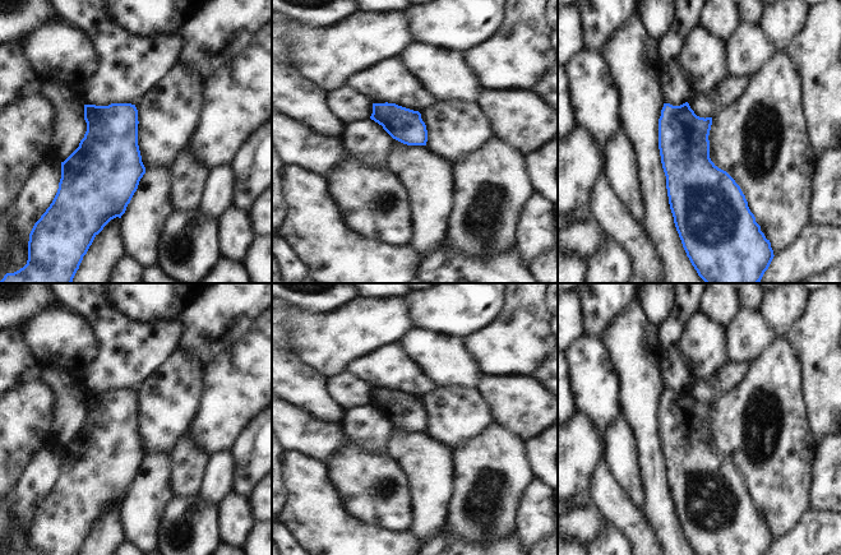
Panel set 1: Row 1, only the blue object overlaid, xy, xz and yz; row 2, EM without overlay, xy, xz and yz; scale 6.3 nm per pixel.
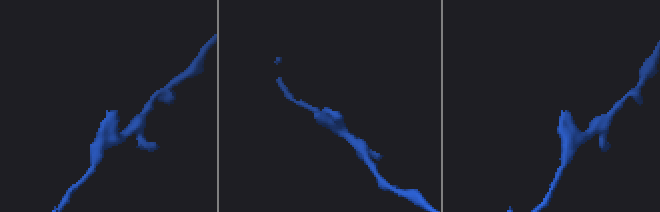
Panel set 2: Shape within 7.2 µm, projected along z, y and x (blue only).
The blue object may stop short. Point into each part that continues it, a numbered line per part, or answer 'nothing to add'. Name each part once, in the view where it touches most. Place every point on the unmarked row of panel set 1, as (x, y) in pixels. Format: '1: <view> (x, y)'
nothing to add

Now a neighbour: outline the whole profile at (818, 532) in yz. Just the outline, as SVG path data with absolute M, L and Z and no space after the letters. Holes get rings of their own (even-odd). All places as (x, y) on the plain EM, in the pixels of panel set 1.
M812 507L784 537L773 542L768 555L830 555L841 550L841 513L819 512Z

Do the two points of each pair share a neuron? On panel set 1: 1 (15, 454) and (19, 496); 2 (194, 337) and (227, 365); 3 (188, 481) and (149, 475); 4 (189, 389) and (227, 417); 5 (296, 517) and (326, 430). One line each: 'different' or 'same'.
1: different
2: different
3: different
4: different
5: different

